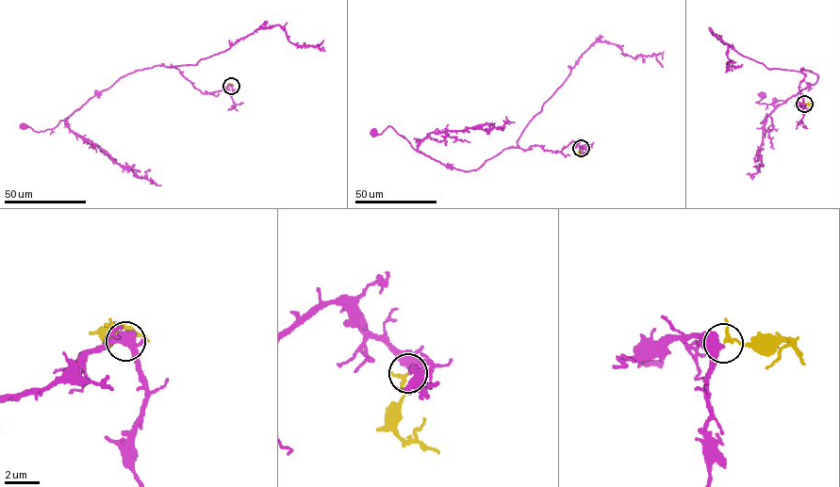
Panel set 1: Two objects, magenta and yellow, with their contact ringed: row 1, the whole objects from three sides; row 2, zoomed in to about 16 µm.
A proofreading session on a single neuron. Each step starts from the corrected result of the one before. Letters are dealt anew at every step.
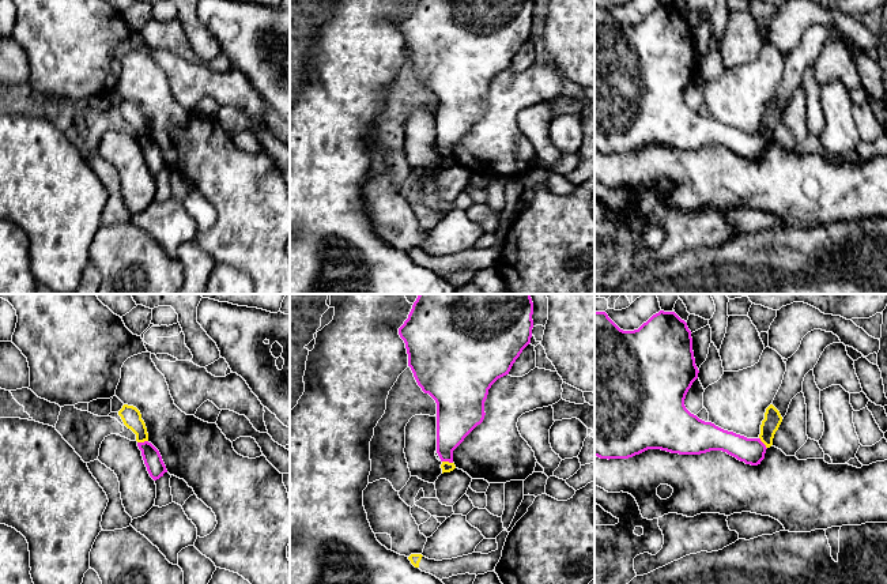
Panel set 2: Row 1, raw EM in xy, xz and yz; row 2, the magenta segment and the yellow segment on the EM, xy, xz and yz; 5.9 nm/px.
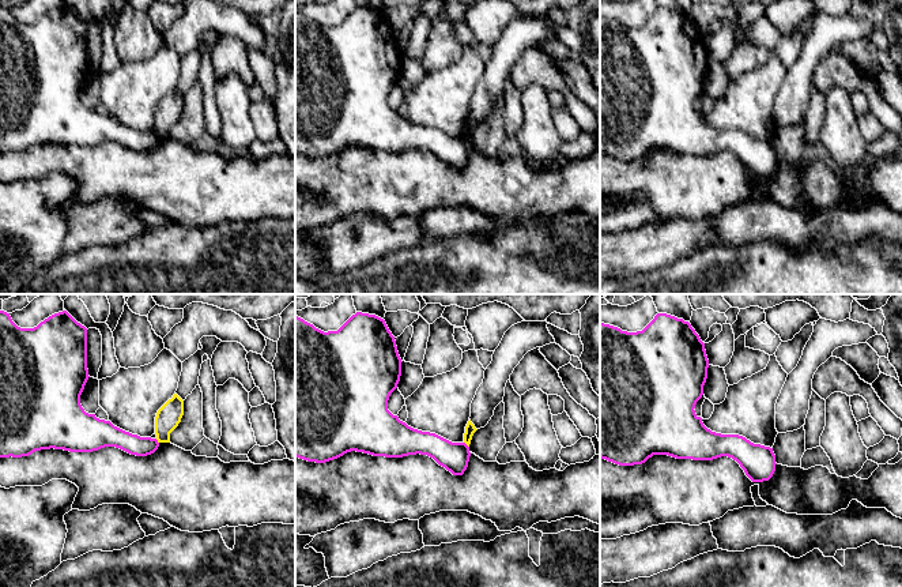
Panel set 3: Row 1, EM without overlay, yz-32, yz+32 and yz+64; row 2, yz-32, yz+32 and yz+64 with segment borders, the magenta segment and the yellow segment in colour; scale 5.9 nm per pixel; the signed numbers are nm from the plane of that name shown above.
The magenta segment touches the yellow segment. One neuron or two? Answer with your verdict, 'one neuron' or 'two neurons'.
two neurons

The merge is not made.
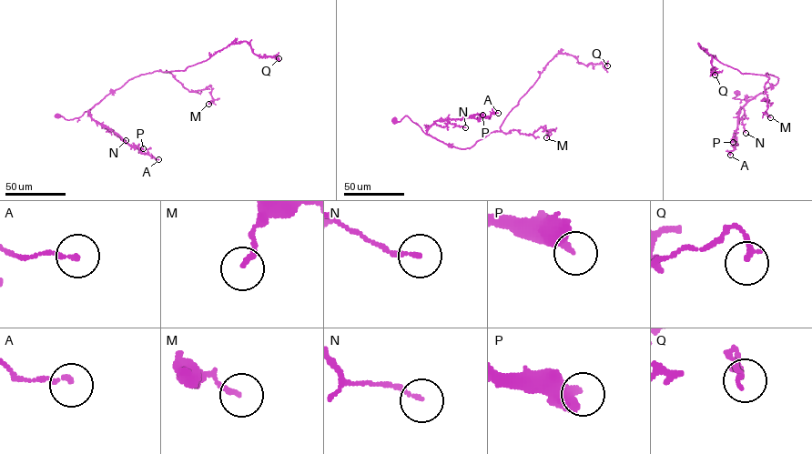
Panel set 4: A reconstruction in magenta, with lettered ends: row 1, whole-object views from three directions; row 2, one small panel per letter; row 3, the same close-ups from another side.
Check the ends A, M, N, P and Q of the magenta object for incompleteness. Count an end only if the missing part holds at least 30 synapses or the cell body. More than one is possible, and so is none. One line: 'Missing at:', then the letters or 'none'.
Missing at: none

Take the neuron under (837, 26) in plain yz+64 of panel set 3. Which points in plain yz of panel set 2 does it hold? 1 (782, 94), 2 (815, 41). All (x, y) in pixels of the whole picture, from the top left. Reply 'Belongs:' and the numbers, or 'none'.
Belongs: 1, 2

